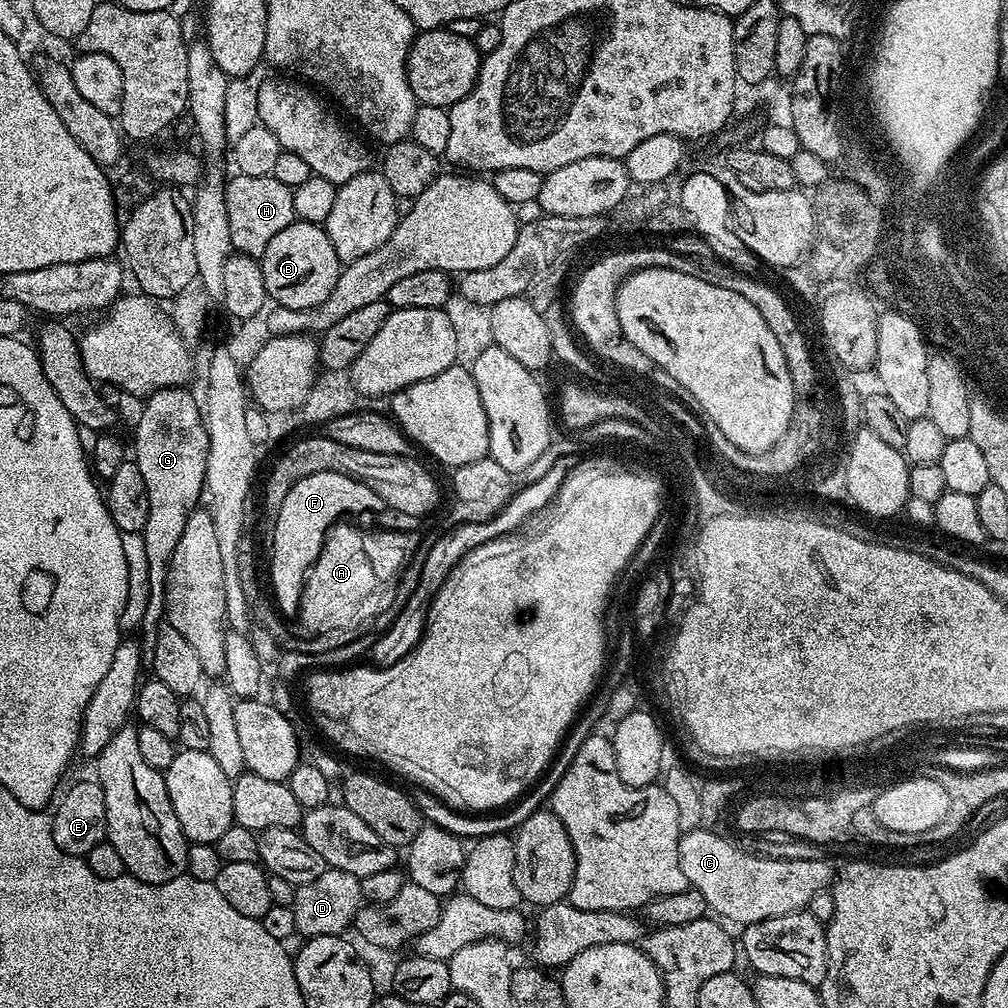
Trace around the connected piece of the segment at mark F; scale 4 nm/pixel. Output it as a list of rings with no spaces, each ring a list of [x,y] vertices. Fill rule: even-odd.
[[[323,472],[302,478],[282,498],[282,506],[274,514],[276,525],[272,528],[272,596],[286,615],[295,617],[300,611],[304,579],[324,545],[329,530],[345,519],[347,512],[380,512],[386,505],[370,486],[346,474]]]

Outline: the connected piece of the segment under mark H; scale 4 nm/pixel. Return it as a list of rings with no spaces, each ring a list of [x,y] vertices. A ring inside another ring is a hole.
[[[236,174],[233,177],[233,180],[229,179],[224,185],[230,242],[239,255],[259,258],[266,246],[270,246],[270,240],[296,221],[292,189],[282,186],[282,182],[271,175],[254,178]]]

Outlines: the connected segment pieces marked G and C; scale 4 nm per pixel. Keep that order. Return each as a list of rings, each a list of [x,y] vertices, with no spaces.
[[[187,387],[160,389],[145,399],[134,434],[134,462],[145,479],[150,499],[150,518],[143,531],[148,559],[150,592],[141,633],[154,642],[162,624],[165,602],[165,580],[170,559],[178,546],[190,517],[197,511],[204,494],[206,462],[209,458],[209,434],[203,409]]]
[[[705,830],[684,832],[680,837],[678,862],[682,866],[682,874],[686,874],[689,885],[696,888],[702,898],[706,898],[709,909],[725,921],[733,920],[739,926],[747,926],[807,909],[810,898],[825,891],[833,883],[834,868],[832,872],[832,864],[828,860],[771,860],[768,856],[751,856],[742,849],[720,838],[718,834]]]

